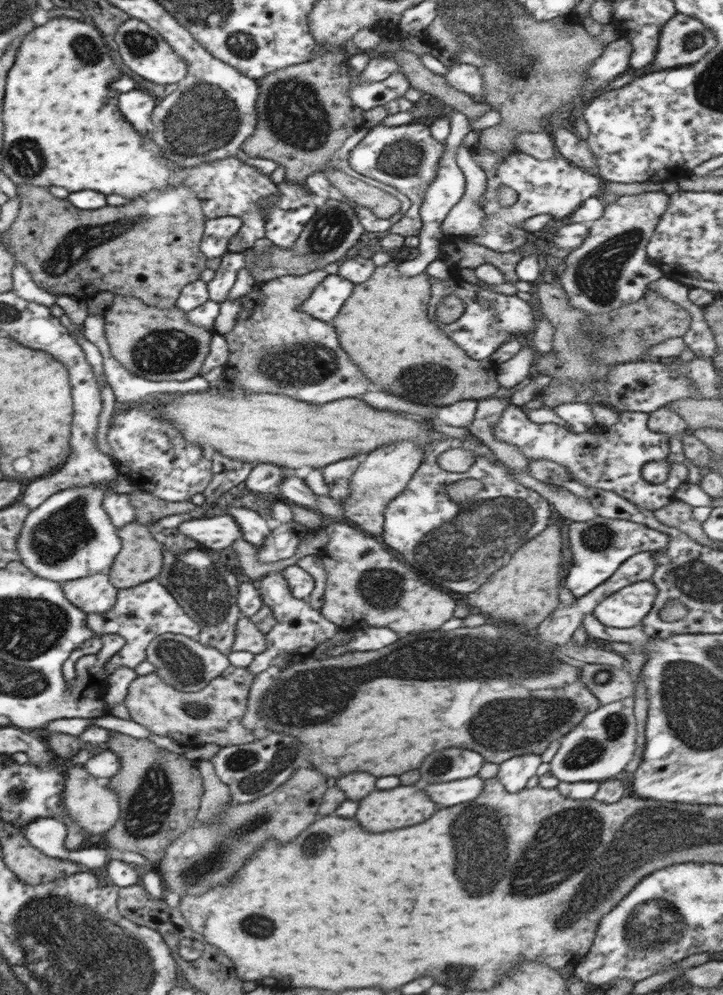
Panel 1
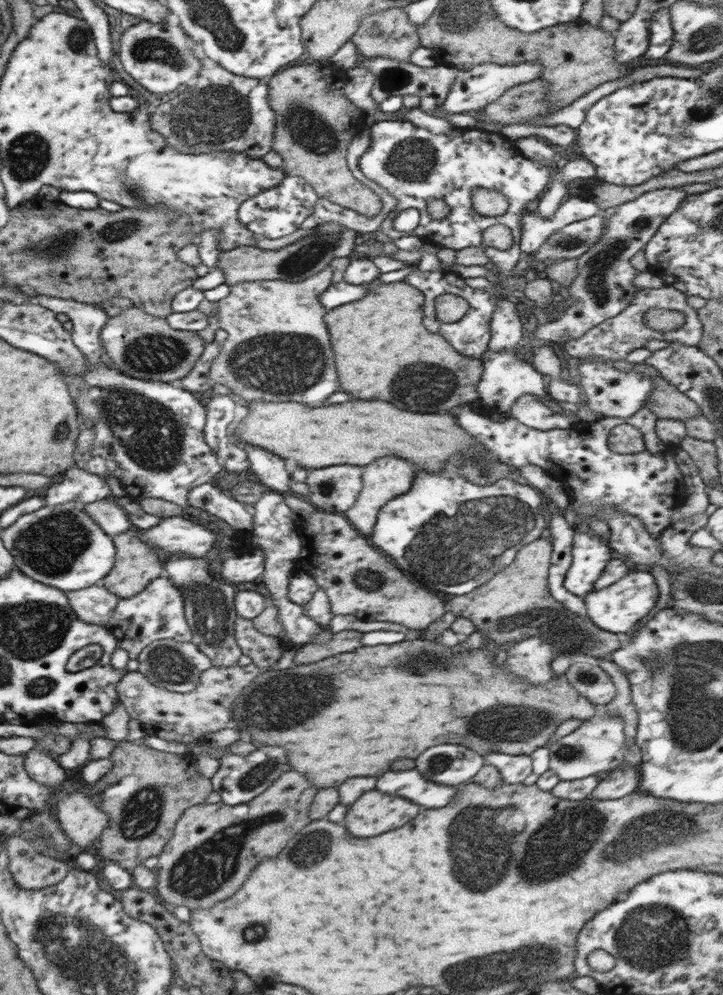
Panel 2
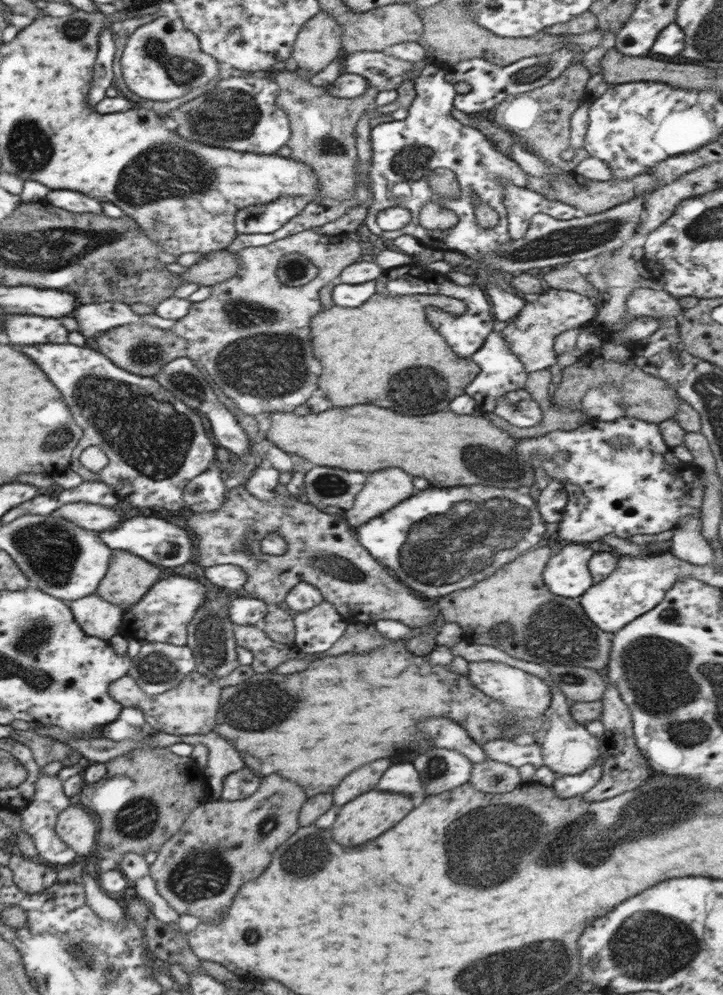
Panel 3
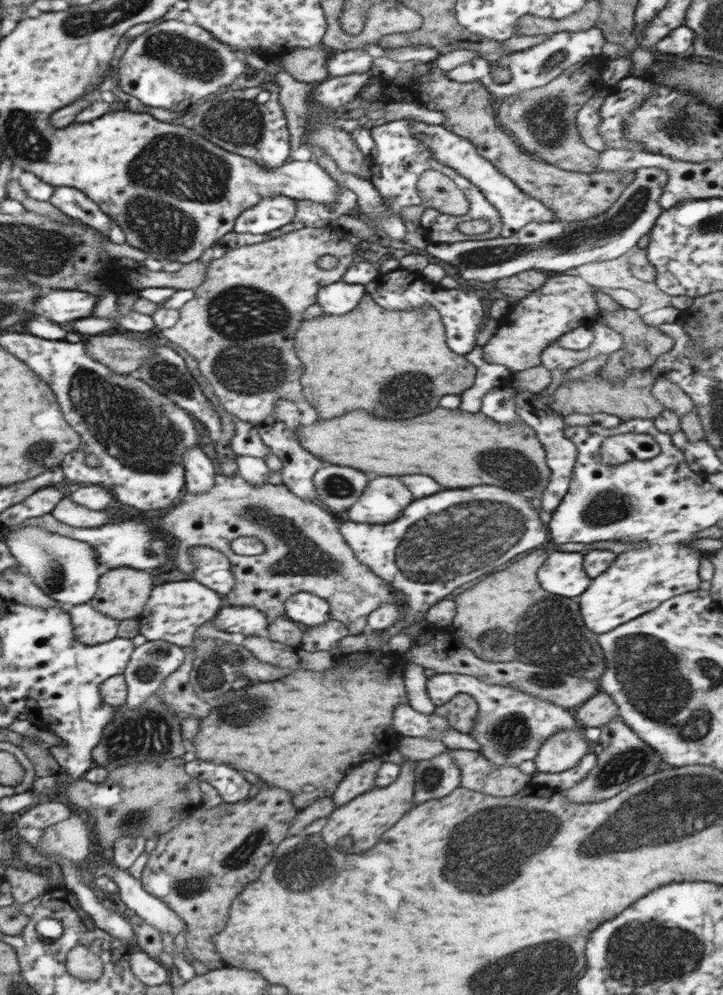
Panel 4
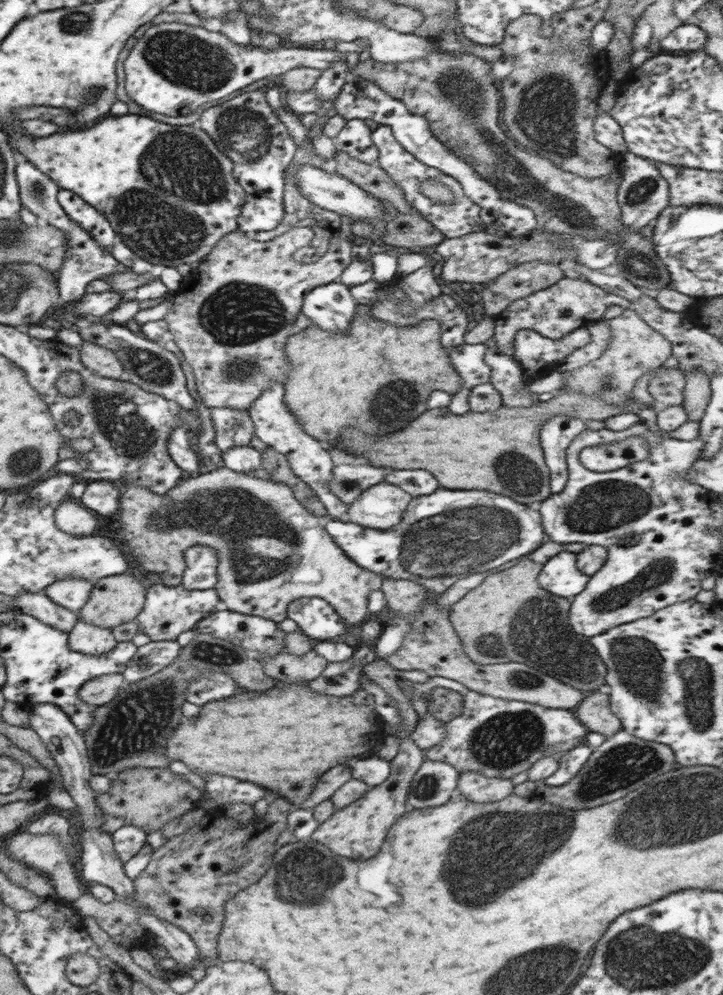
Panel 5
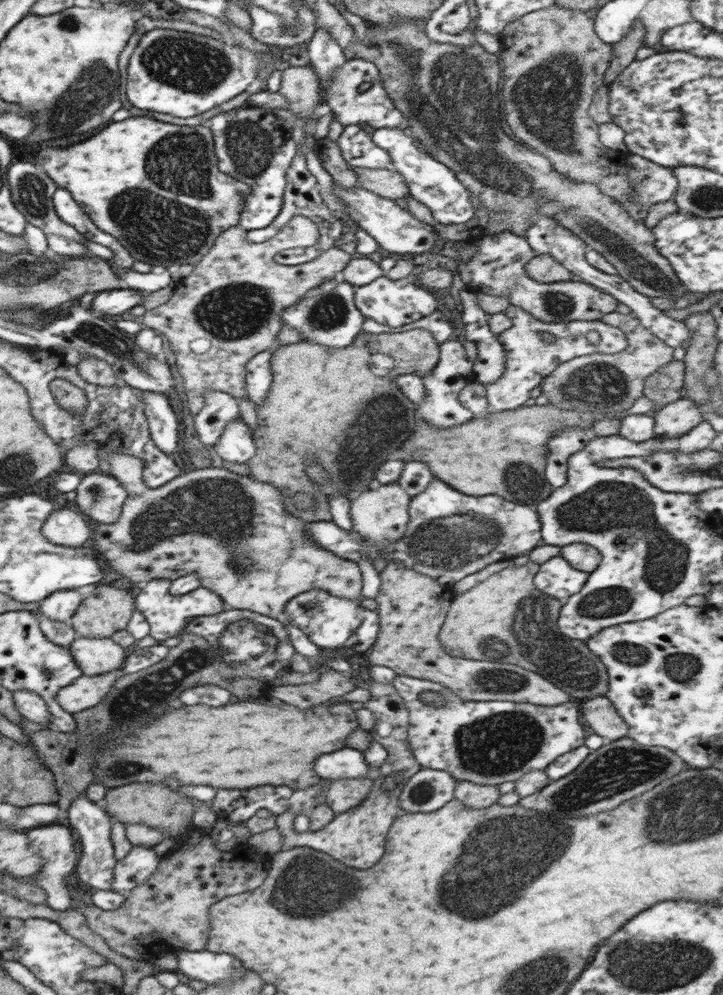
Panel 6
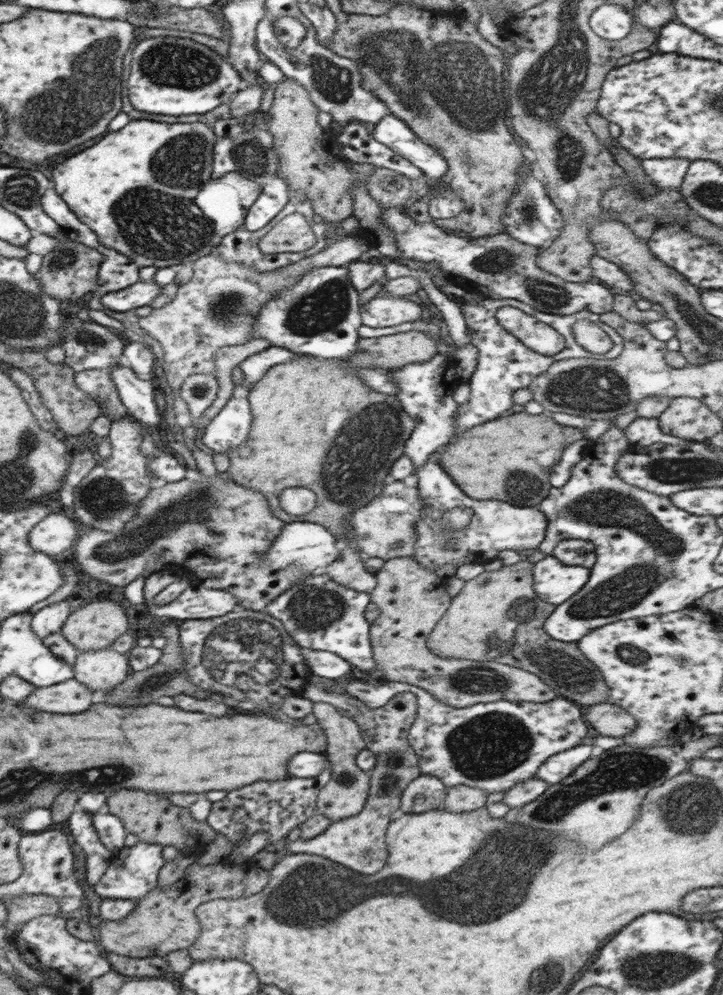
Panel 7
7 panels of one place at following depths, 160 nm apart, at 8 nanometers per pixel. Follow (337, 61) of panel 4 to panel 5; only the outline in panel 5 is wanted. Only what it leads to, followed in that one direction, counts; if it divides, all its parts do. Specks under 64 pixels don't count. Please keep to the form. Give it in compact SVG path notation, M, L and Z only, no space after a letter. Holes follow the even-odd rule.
M165 22L150 26L137 40L129 54L123 61L124 86L127 96L141 106L143 110L153 110L153 112L163 112L165 116L177 116L183 106L189 110L195 110L197 106L209 104L211 101L221 100L231 92L239 90L255 81L270 76L284 74L295 67L305 67L317 71L329 68L335 61L345 61L345 53L339 53L335 49L310 49L305 46L285 45L278 49L261 50L253 45L235 44L231 42L220 31L212 32L199 26L187 26L178 22Z

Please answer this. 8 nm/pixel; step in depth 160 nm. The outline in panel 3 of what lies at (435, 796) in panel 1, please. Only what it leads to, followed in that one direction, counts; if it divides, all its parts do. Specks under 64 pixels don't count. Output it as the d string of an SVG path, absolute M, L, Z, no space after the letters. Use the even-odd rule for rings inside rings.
M395 764L395 766L389 766L383 776L379 778L377 790L383 790L383 792L401 792L401 794L423 794L422 798L427 796L427 793L423 791L423 784L419 784L419 778L417 778L417 772L411 764Z

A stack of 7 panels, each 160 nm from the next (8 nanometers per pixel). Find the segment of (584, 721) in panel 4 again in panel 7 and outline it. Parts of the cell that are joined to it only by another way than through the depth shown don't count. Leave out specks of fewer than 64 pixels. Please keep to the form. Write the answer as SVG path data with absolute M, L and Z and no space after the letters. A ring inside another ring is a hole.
M592 703L593 706L585 714L585 722L589 722L593 730L601 736L622 738L636 727L636 720L624 708L607 703Z

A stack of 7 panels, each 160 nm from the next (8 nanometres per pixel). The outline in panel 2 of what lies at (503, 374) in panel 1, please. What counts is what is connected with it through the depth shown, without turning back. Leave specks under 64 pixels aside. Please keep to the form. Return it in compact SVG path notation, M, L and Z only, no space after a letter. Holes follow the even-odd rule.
M679 187L650 190L640 194L635 201L625 202L608 211L601 238L587 252L576 258L578 274L563 293L573 298L575 303L571 303L571 306L563 310L555 322L547 321L532 326L516 348L517 359L515 360L523 360L529 364L533 341L539 340L555 346L560 342L561 336L570 339L579 338L593 326L598 326L607 318L612 318L621 310L625 310L635 298L637 289L633 287L633 278L639 273L631 267L629 258L637 250L644 248L657 227L678 207L685 195L685 191L680 190Z

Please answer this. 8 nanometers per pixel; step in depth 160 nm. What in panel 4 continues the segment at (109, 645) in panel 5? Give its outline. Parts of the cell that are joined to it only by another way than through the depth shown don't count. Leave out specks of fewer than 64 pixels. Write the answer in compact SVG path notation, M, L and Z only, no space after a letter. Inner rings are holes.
M88 602L72 606L67 613L77 642L93 646L116 637L118 621L101 614Z

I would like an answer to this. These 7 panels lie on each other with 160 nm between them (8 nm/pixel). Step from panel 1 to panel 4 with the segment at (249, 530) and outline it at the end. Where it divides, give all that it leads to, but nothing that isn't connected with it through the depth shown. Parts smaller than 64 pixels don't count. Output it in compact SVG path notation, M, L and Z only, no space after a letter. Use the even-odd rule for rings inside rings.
M198 445L186 448L182 454L184 484L187 493L201 494L214 482L213 464Z

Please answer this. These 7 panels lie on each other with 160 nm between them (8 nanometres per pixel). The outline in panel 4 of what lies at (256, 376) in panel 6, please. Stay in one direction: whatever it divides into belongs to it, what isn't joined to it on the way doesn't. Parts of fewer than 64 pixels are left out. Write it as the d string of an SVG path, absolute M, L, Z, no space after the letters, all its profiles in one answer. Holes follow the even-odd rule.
M284 398L275 399L273 414L269 419L265 419L256 424L260 441L281 460L280 478L285 485L297 498L304 500L317 500L316 490L313 486L312 476L316 470L327 465L325 461L319 460L308 450L305 450L296 435L297 427L300 426L299 410L295 402Z

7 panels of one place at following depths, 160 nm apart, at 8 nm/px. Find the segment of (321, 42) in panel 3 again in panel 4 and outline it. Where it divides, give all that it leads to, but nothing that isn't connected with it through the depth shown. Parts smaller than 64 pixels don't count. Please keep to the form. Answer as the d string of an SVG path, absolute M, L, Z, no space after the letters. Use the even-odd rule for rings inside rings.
M321 42L309 48L295 48L281 56L280 64L293 80L320 83L328 78L326 56L333 50Z

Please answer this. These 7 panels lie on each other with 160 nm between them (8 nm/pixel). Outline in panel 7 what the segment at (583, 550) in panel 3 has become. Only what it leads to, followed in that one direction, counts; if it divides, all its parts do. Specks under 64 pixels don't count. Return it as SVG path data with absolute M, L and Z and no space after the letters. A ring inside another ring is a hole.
M552 555L533 565L532 581L536 597L558 605L572 597L587 582L589 568L566 566Z

